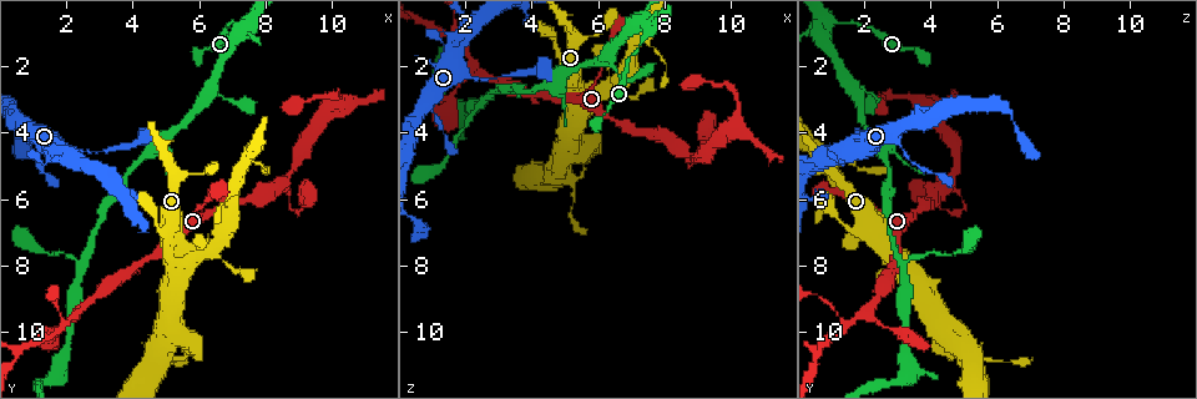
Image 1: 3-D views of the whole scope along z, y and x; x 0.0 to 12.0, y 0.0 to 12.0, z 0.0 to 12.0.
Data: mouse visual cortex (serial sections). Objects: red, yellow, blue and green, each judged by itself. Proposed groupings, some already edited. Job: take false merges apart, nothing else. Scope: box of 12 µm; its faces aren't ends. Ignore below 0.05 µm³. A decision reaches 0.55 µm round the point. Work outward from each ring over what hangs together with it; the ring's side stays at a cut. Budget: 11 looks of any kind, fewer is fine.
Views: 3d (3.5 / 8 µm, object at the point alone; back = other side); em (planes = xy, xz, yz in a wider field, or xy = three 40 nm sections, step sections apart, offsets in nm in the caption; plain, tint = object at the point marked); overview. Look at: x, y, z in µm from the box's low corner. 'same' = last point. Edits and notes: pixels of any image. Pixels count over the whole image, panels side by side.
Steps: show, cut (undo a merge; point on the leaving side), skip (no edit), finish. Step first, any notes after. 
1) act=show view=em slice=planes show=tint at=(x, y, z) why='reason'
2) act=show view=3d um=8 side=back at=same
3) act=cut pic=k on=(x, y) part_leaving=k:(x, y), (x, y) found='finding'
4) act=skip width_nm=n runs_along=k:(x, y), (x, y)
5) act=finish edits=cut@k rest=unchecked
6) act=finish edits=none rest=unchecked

act=show view=3d um=3.5 at=(0.9, 4.7, 3.3) why='a narrow waist'

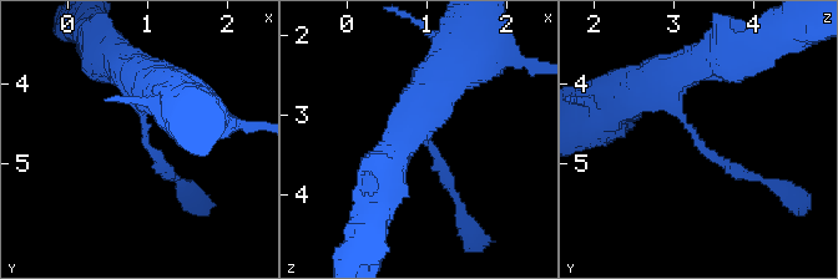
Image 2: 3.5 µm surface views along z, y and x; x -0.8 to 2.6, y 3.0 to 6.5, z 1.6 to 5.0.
act=show view=em slice=xy step=3 show=tint at=(0.95, 4.80, 3.30) why='shape alone is not enough'

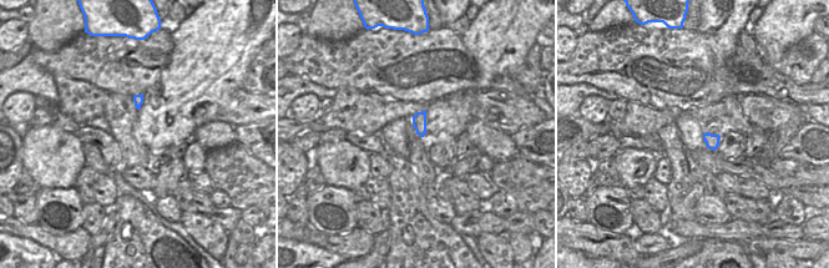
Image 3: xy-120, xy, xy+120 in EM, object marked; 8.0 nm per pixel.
act=skip runs_along=2:(650, 84), (707, 153), (762, 179) found='one cell here'

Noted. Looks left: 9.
act=show view=3d um=3.5 at=(2.5, 7.8, 3.1) why='two arms in line, one across'

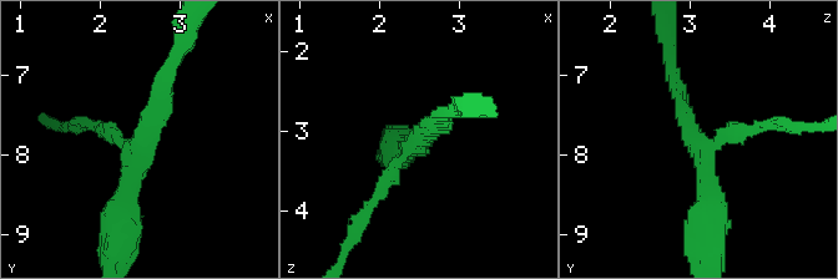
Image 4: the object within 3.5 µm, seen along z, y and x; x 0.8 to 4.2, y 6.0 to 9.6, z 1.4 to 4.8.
act=show view=em slice=xy step=1 show=tint at=(2.45, 7.90, 3.15) why='shape alone is not enough'

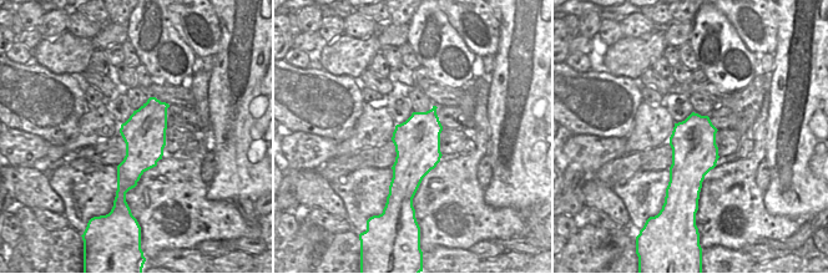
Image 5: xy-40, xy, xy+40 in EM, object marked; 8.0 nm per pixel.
act=skip runs_along=4:(167, 77), (117, 227) found='one cell here'

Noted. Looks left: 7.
act=show view=3d um=3.5 at=(2.0, 9.8, 1.4) why='two arms in line, one across'

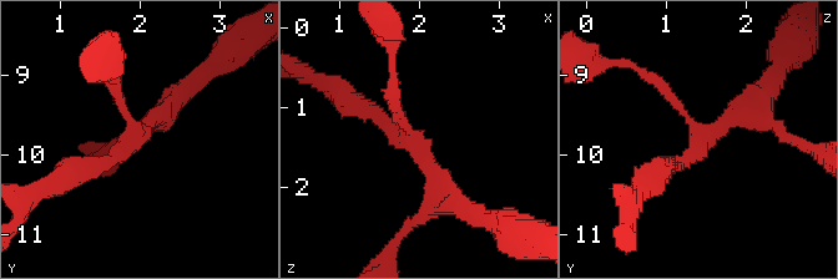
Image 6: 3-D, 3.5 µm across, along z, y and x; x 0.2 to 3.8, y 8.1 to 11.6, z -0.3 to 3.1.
act=show view=em slice=xy step=2 show=tint at=(1.95, 9.75, 1.50) arms=3 arm_widths_nm=150,200,300

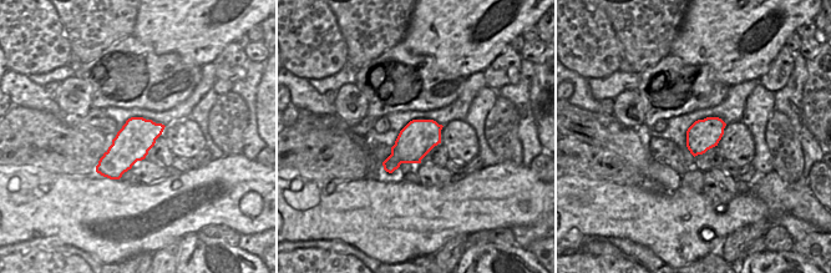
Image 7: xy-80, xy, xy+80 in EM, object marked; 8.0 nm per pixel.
act=show view=em slice=planes show=tint at=same

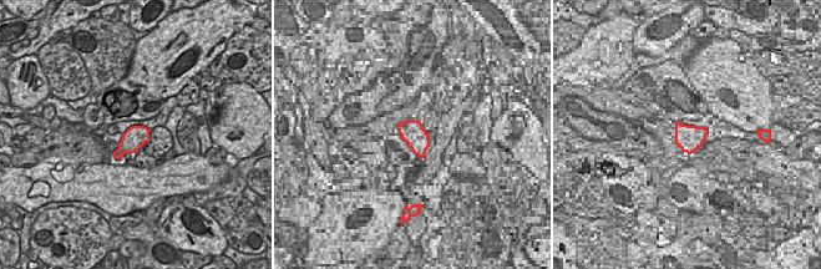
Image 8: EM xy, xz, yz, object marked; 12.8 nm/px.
act=skip runs_along=6:(453, 204), (422, 150), (353, 102) found='continuous, no second cell'

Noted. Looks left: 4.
act=show view=3d um=3.5 at=(3.9, 4.4, 2.2) why='thick turns thin'

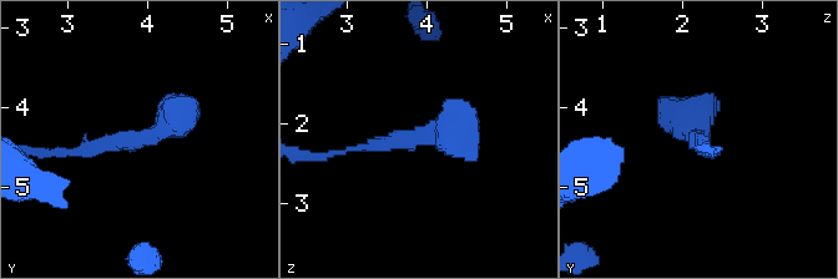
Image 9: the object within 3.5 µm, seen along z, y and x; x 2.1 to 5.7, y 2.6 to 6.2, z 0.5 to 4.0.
act=skip arm_widths_nm=100,450 runs_along=9:(56, 153), (156, 135), (178, 100) found='continuous, no second cell'

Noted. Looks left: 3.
act=finish edits=none rest=unchecked

